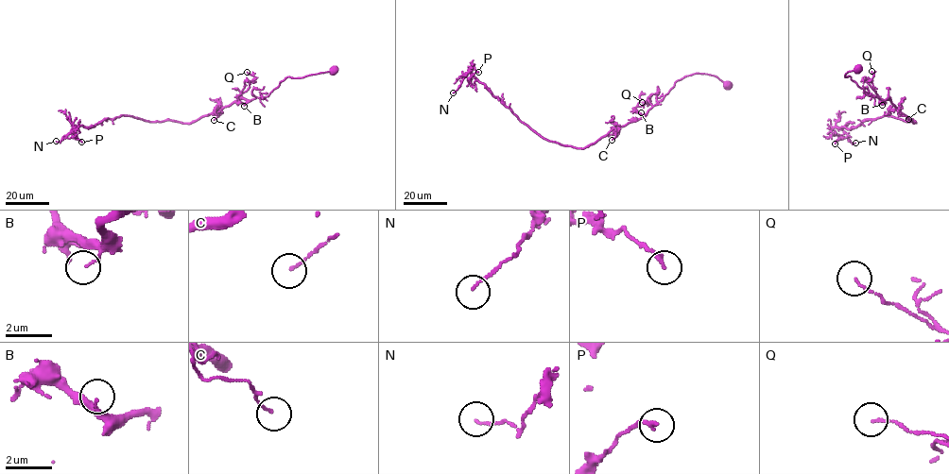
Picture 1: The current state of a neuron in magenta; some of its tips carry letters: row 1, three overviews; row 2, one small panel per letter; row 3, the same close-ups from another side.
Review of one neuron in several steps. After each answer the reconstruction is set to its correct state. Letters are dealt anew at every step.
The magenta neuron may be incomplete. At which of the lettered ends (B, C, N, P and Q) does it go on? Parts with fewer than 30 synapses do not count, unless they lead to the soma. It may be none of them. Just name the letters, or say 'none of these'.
none of these

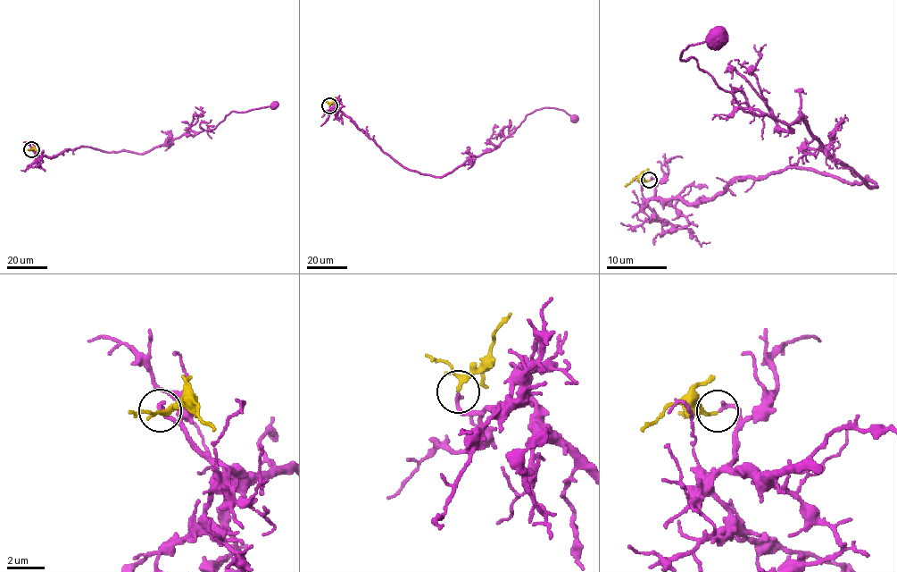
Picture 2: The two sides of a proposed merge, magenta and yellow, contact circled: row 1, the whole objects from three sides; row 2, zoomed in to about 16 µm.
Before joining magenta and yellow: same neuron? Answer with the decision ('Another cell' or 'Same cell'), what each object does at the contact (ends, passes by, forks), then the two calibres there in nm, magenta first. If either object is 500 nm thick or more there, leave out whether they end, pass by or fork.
Same cell. At the ring magenta ends. At the ring yellow forks. Thickness 200 nm (magenta) against 130 nm

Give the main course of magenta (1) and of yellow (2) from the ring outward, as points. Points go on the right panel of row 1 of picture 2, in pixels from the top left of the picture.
1: (650, 180), (655, 199), (690, 203), (788, 167), (876, 185), (800, 119), (745, 112), (680, 58), (717, 35)
2: (650, 180), (634, 178), (625, 185)

